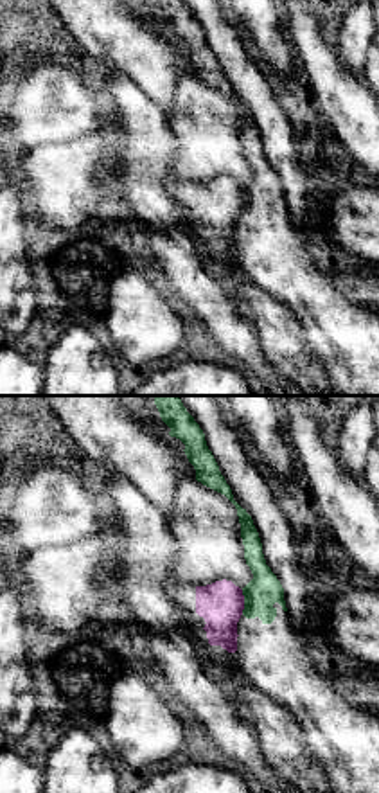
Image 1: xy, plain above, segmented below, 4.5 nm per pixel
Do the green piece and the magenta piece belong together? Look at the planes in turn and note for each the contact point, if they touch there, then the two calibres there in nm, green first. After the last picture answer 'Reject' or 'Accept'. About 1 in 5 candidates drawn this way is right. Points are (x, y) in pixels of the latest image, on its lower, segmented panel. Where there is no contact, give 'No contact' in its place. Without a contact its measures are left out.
Touches green at (245, 603). Thickness 150 nm (green) against 200 nm

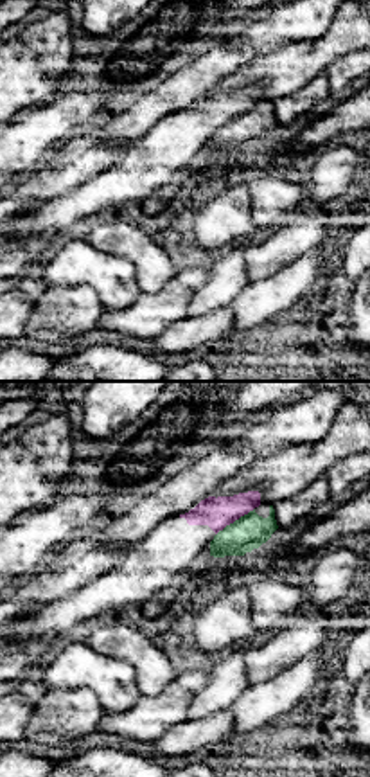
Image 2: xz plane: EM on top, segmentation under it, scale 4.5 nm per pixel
Touches green at (236, 520). Thickness 160 nm (green) against 140 nm

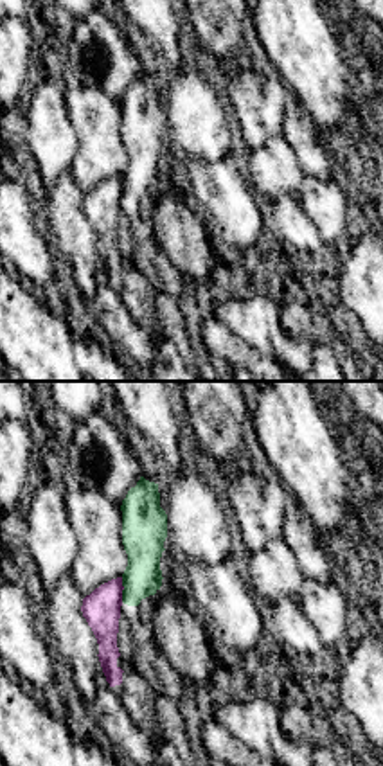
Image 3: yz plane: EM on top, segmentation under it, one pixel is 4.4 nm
Touches green at (123, 590). Thickness 190 nm (green) against 170 nm

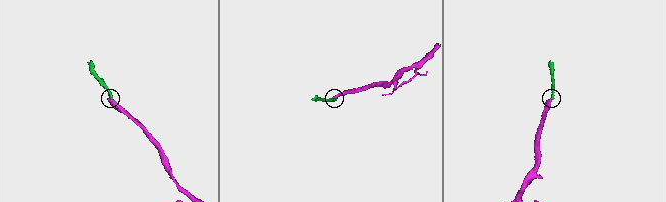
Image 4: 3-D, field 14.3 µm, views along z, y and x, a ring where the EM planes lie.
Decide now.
Reject

